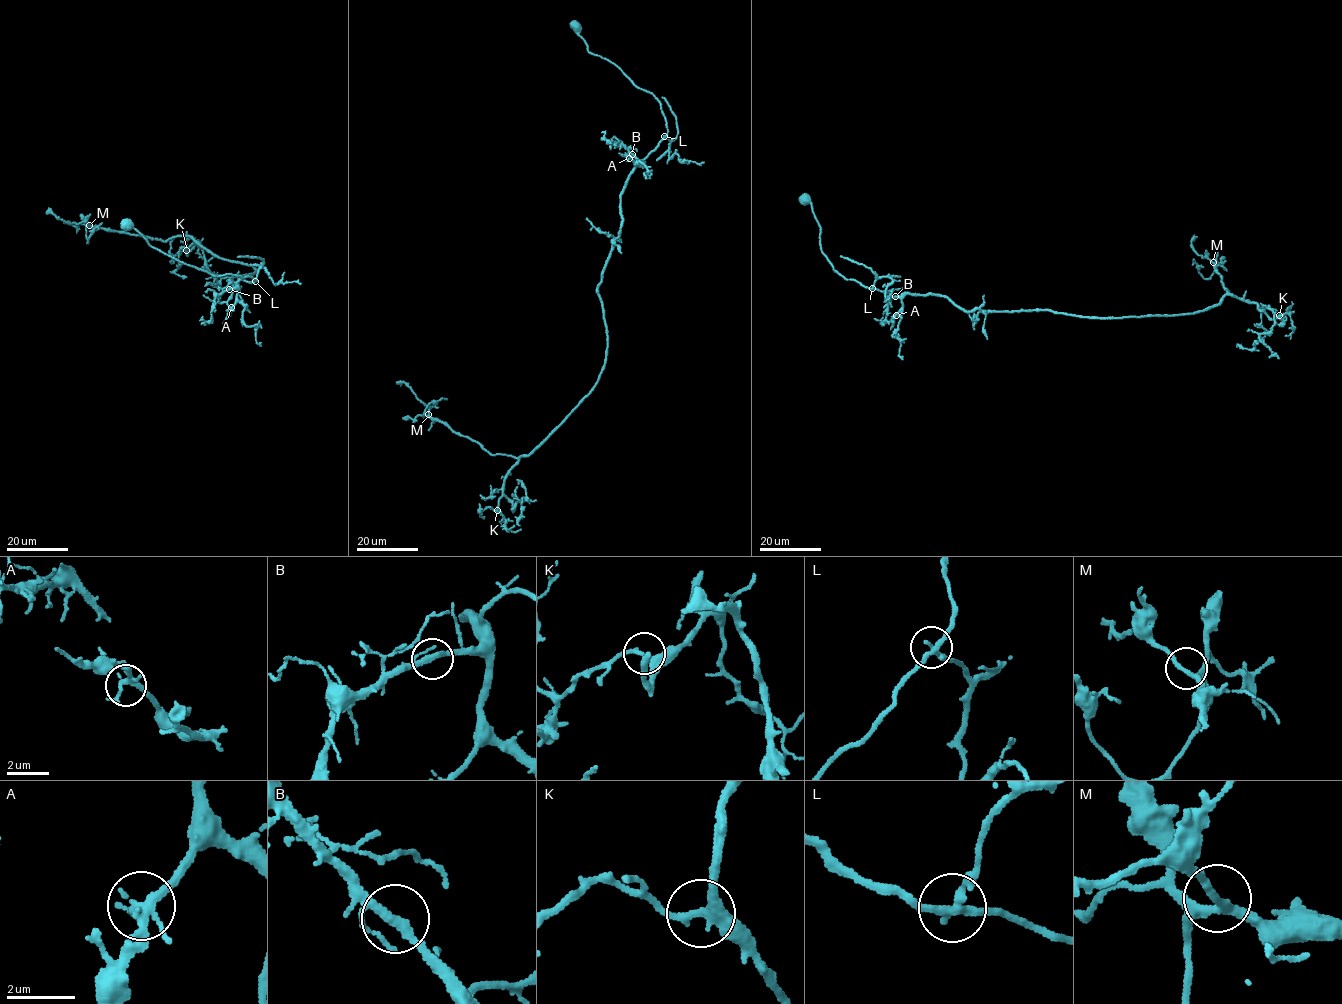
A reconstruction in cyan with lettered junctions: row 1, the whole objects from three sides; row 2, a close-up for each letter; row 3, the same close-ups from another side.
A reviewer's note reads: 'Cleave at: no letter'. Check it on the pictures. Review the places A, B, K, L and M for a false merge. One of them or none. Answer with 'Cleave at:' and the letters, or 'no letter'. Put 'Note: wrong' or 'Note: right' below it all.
Cleave at: L
Note: wrong

